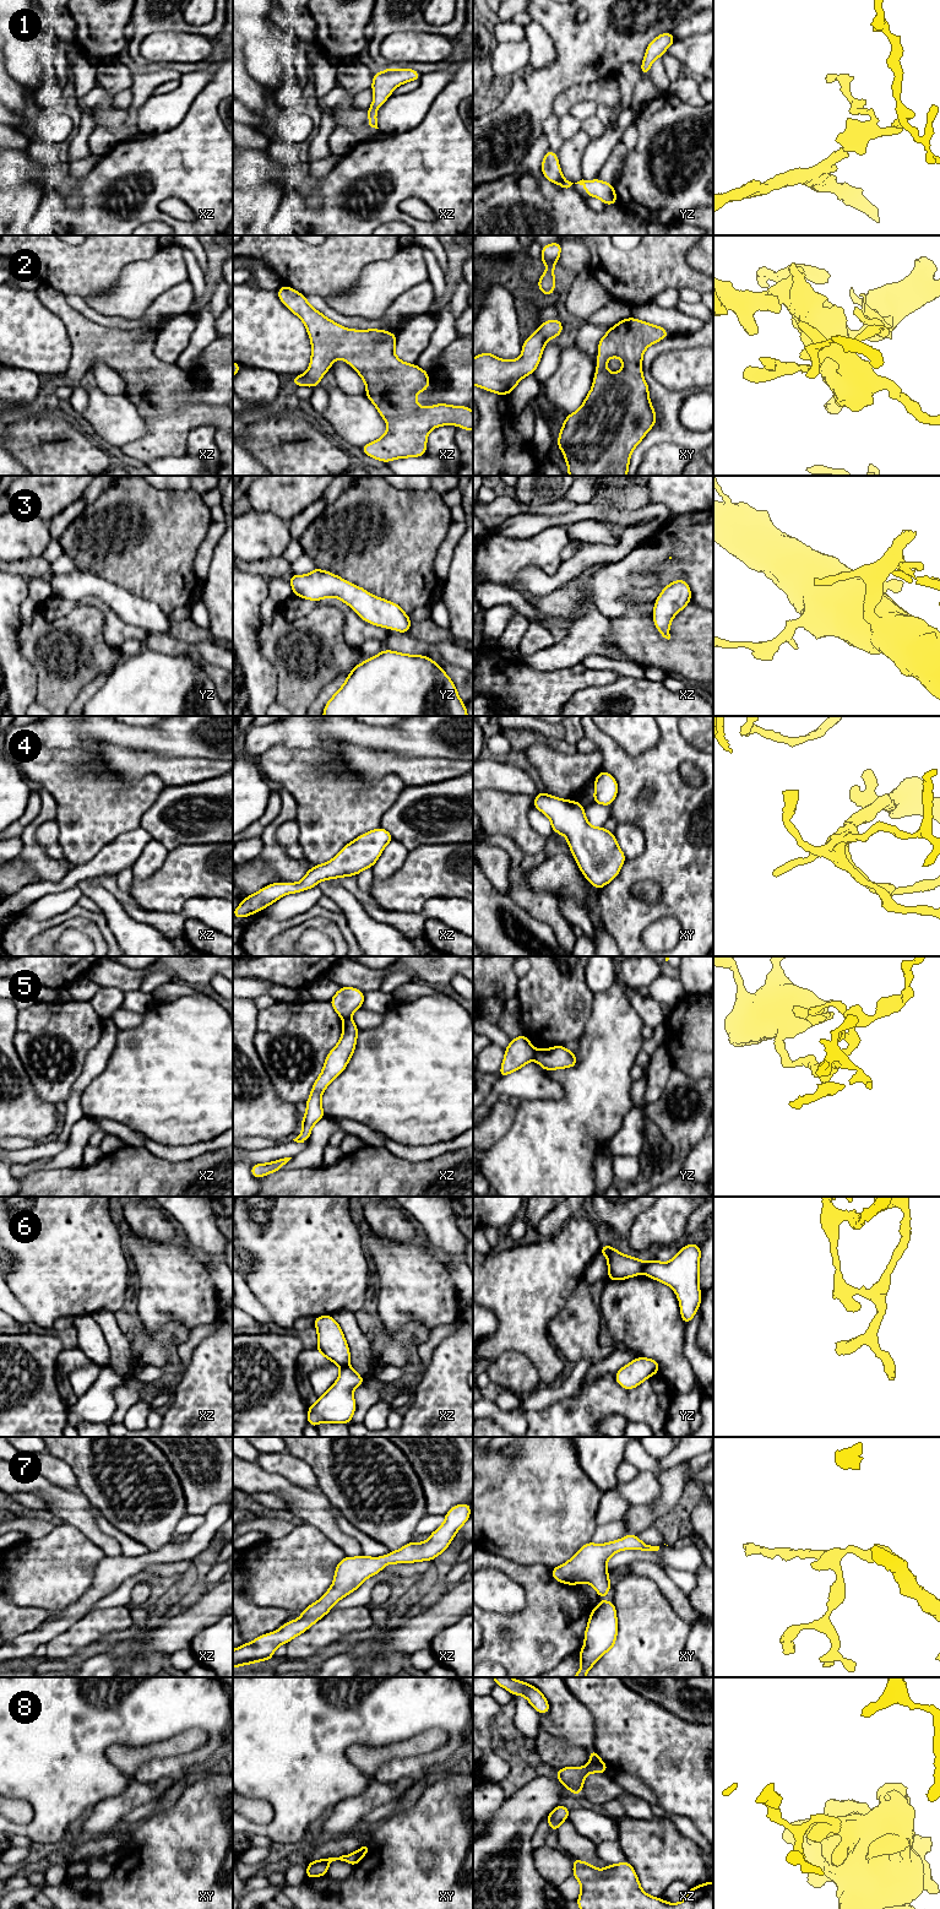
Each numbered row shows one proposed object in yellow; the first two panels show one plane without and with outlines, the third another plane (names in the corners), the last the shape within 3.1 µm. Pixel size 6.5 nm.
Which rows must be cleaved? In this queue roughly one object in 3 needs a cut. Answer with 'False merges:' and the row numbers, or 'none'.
False merges: 5, 6, 8

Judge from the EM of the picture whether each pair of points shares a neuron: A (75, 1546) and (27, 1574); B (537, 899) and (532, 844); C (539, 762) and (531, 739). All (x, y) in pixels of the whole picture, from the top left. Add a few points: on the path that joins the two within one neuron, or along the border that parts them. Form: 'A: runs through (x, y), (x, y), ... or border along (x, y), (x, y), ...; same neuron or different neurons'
A: runs through (63, 1558), (48, 1573), (39, 1573); same neuron
B: border along (510, 838), (527, 852), (541, 853), (545, 851); different neurons
C: border along (561, 752), (542, 743), (534, 743), (523, 753); different neurons

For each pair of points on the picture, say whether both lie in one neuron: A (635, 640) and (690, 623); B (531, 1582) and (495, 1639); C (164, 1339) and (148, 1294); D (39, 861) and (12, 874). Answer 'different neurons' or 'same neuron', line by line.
A: same neuron
B: same neuron
C: different neurons
D: different neurons

